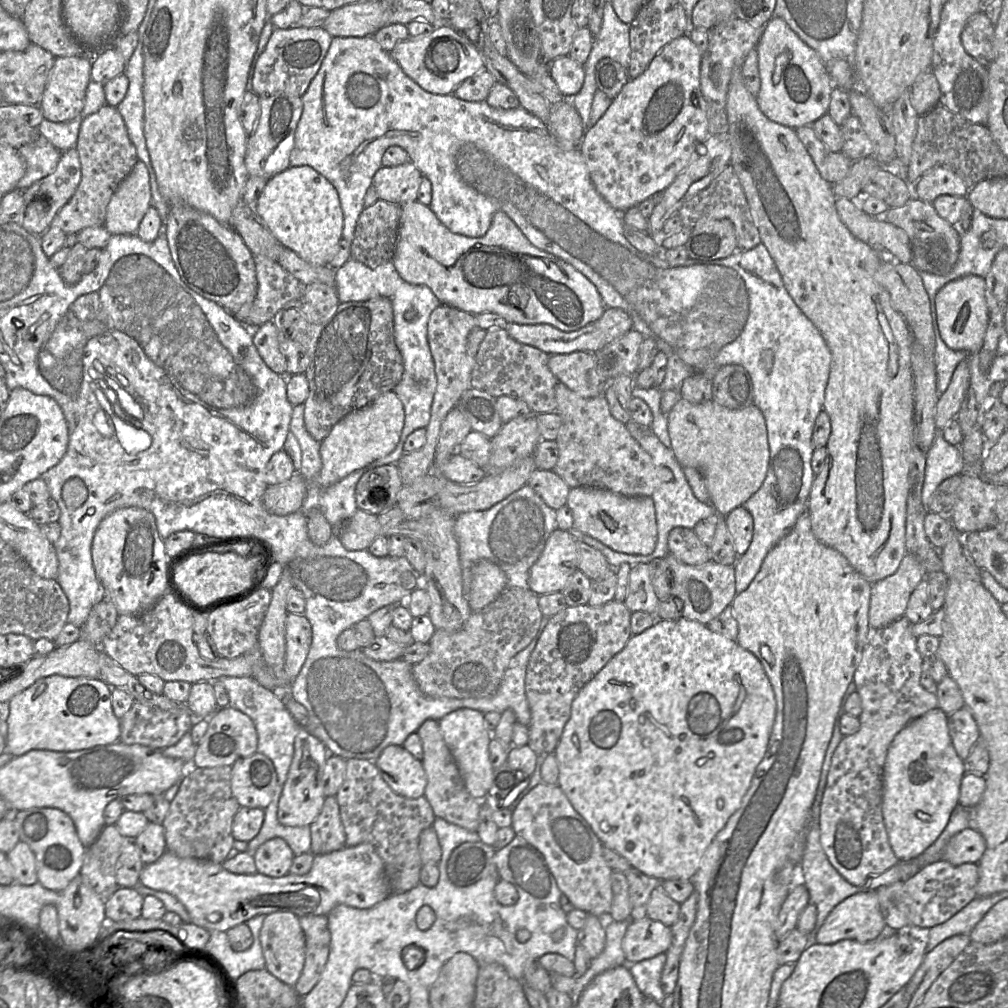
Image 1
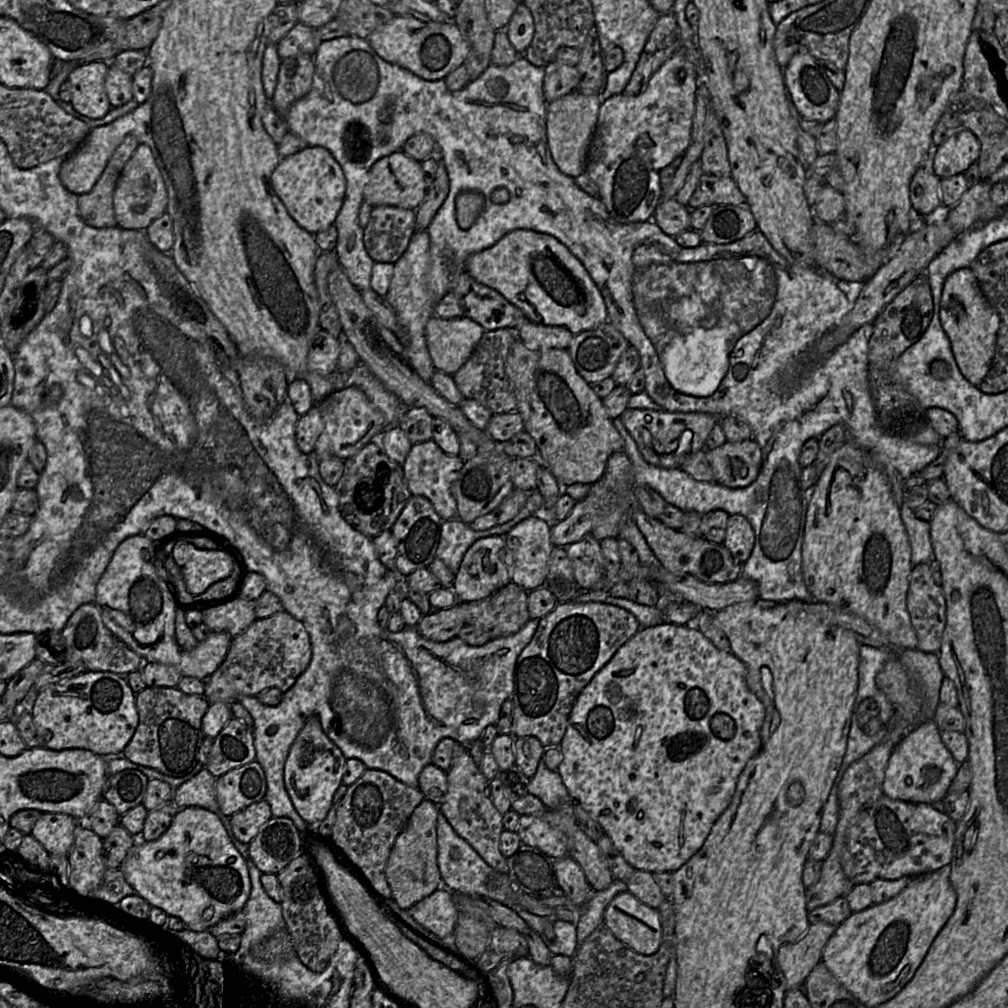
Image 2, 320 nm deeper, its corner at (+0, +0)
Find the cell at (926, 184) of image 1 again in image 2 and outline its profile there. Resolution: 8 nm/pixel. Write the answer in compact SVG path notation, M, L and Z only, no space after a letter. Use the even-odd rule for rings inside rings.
M956 129L939 146L933 159L933 173L939 178L950 177L977 162L980 142L968 129Z

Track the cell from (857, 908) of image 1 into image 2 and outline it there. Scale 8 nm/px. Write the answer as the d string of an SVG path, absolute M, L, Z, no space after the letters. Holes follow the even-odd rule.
M829 923L810 924L799 940L780 947L777 962L786 978L787 990L803 986L810 972L822 961L823 950L836 927Z

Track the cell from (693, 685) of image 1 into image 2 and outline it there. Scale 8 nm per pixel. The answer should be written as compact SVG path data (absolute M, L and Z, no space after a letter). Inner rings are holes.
M664 623L640 629L580 692L559 745L563 760L557 771L573 802L581 804L592 819L601 825L617 850L635 870L672 873L699 851L716 820L730 805L740 774L761 749L764 720L765 707L749 689L746 666L738 657L732 652L716 648L694 625Z

